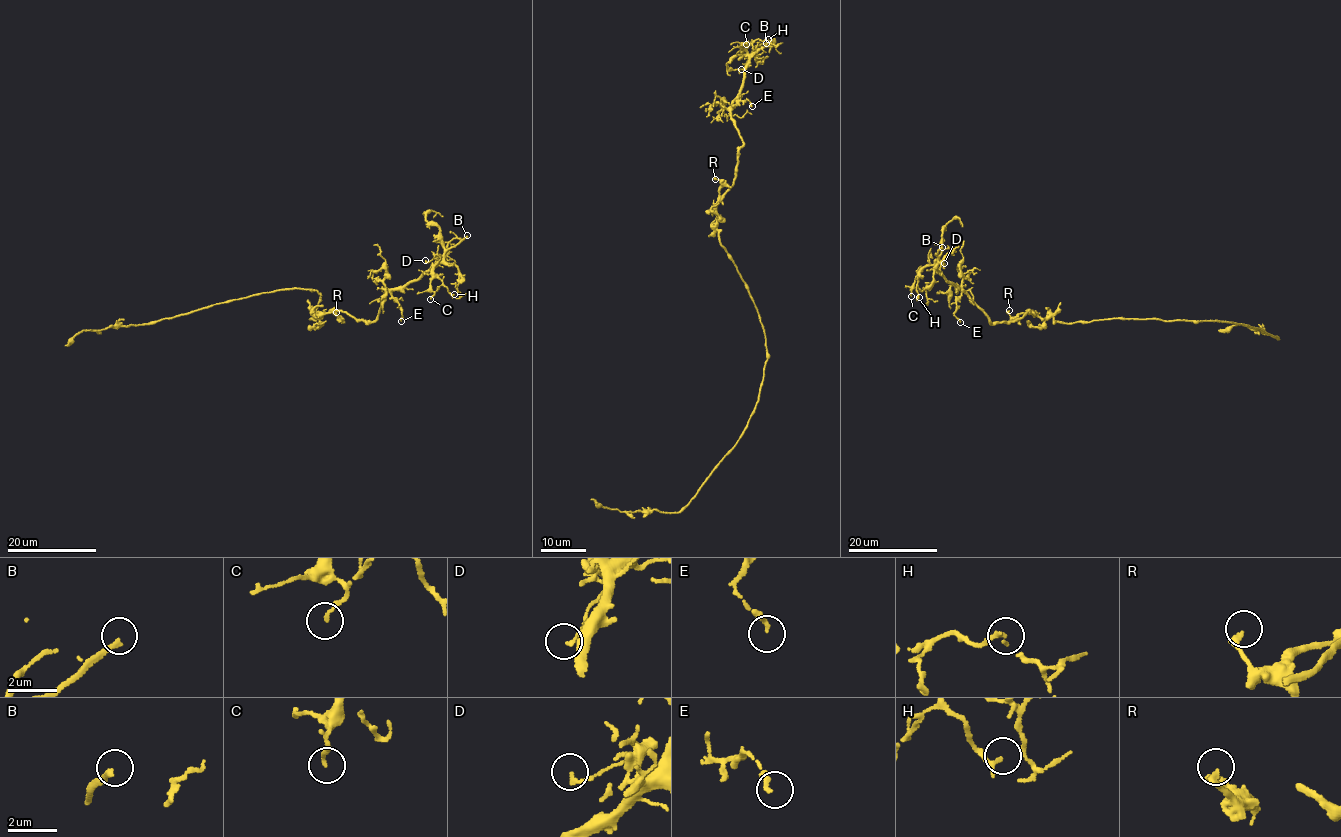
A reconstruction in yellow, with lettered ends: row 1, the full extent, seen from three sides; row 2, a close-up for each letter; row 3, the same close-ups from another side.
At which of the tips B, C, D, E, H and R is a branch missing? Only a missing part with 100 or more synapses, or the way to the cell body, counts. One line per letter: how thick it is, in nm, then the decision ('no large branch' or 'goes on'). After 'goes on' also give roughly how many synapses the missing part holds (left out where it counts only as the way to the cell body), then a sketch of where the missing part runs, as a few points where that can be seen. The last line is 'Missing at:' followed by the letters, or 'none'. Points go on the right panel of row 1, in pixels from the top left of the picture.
B: 190 nm thick; goes on; missing branch runs (942, 247), (935, 236), (927, 198), (916, 169), (904, 150), (900, 129), (876, 96), (859, 86)
C: 150 nm thick; no large branch
D: 170 nm thick; no large branch
E: 180 nm thick; no large branch
H: 200 nm thick; no large branch
R: 240 nm thick; no large branch
Missing at: B

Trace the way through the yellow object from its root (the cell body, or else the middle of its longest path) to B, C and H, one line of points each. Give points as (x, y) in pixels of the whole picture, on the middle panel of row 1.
B: (750, 294), (720, 242), (716, 212), (732, 184), (737, 153), (743, 145), (731, 108), (753, 47), (766, 43)
C: (750, 294), (720, 242), (716, 213), (732, 184), (743, 145), (730, 111), (748, 61), (741, 44), (746, 44)
H: (750, 294), (720, 242), (716, 212), (732, 184), (743, 145), (730, 111), (748, 61), (742, 47), (768, 39)

